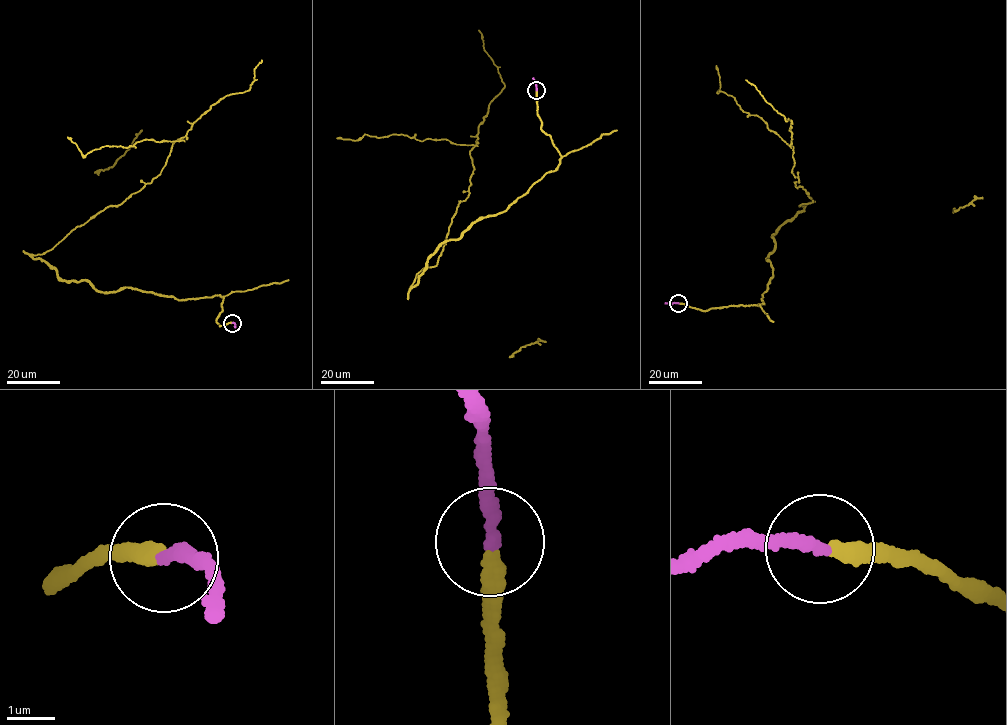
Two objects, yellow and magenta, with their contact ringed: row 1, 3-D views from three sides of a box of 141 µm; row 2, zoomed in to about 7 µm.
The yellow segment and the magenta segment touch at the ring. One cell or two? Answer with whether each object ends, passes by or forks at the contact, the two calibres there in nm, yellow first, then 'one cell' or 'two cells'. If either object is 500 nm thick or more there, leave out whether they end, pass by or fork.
yellow ends | magenta ends | 380/300 nm | one cell

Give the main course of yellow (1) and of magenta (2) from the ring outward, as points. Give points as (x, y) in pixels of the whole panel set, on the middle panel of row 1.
1: (536, 90), (560, 162), (442, 243), (409, 288), (437, 263), (467, 198), (474, 145), (337, 137)
2: (536, 90), (533, 77)

